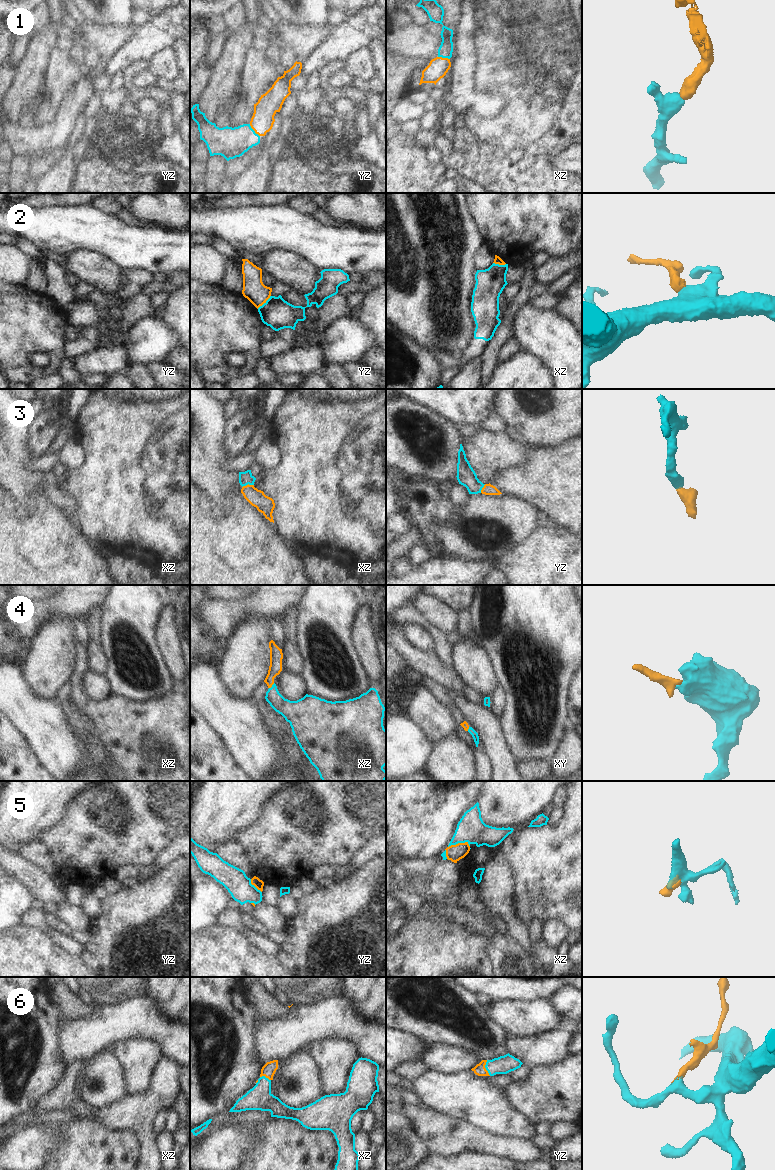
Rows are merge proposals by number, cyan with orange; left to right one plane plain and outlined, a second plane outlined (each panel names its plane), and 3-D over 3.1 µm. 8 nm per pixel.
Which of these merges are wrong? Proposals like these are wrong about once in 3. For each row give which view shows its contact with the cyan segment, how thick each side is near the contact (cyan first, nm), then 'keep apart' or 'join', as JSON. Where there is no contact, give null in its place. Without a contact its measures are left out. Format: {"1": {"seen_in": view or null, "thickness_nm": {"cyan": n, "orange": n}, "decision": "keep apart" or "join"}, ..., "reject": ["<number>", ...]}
{"1": {"seen_in": "yz", "thickness_nm": {"cyan": 240, "orange": 180}, "decision": "join"}, "2": {"seen_in": "yz", "thickness_nm": {"cyan": 240, "orange": 180}, "decision": "keep apart"}, "3": {"seen_in": "xz", "thickness_nm": {"cyan": 110, "orange": 140}, "decision": "join"}, "4": {"seen_in": "xz", "thickness_nm": {"cyan": 160, "orange": 110}, "decision": "join"}, "5": {"seen_in": "xz", "thickness_nm": {"cyan": 220, "orange": 130}, "decision": "keep apart"}, "6": {"seen_in": "yz", "thickness_nm": {"cyan": 140, "orange": 90}, "decision": "join"}, "reject": ["2", "5"]}

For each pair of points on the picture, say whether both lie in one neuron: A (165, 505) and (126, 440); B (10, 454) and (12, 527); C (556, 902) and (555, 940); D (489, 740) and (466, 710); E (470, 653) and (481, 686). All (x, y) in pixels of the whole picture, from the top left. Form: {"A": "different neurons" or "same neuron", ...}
{"A": "same neuron", "B": "different neurons", "C": "different neurons", "D": "same neuron", "E": "same neuron"}

